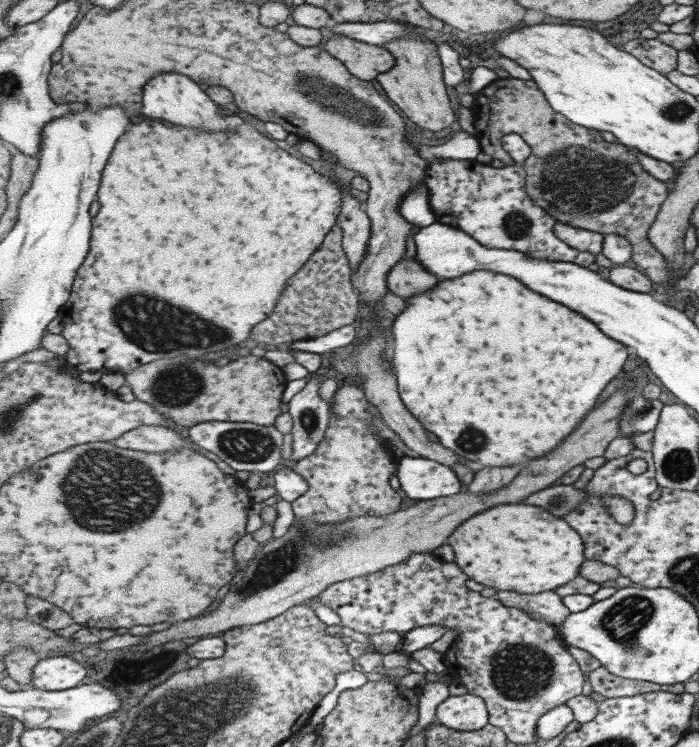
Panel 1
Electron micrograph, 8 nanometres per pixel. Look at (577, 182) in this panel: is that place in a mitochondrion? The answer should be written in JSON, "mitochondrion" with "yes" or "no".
{"mitochondrion":"yes"}

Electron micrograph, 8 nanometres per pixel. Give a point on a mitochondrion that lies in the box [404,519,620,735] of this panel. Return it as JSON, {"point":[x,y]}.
{"point":[520,671]}

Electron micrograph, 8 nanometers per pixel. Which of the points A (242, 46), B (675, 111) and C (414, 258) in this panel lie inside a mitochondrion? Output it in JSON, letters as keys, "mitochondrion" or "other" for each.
{"A":"other","B":"mitochondrion","C":"other"}

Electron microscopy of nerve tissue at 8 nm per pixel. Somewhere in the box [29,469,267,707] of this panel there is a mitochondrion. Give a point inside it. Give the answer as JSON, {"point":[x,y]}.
{"point":[132,672]}

